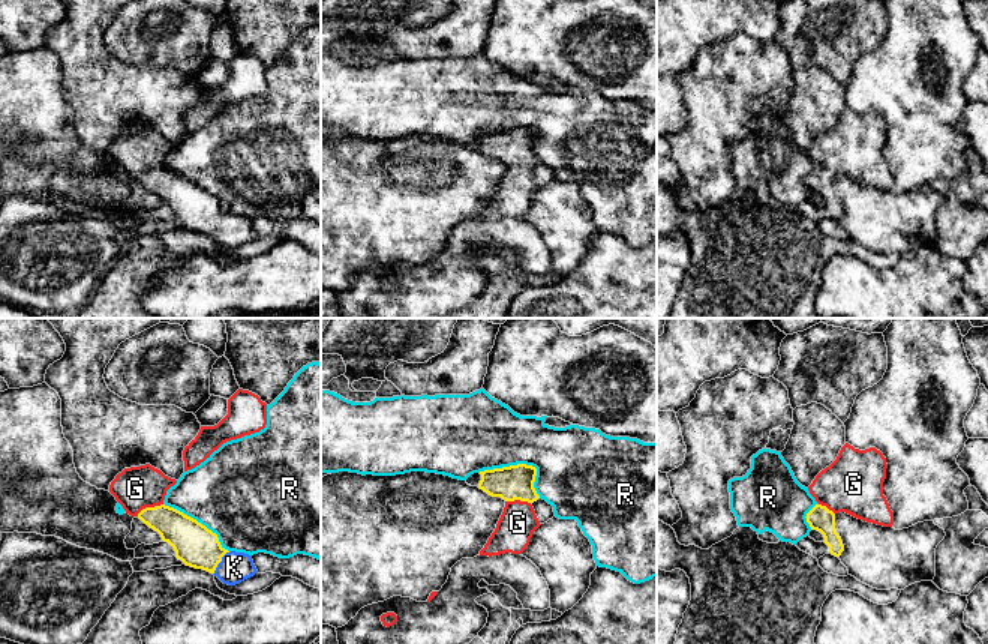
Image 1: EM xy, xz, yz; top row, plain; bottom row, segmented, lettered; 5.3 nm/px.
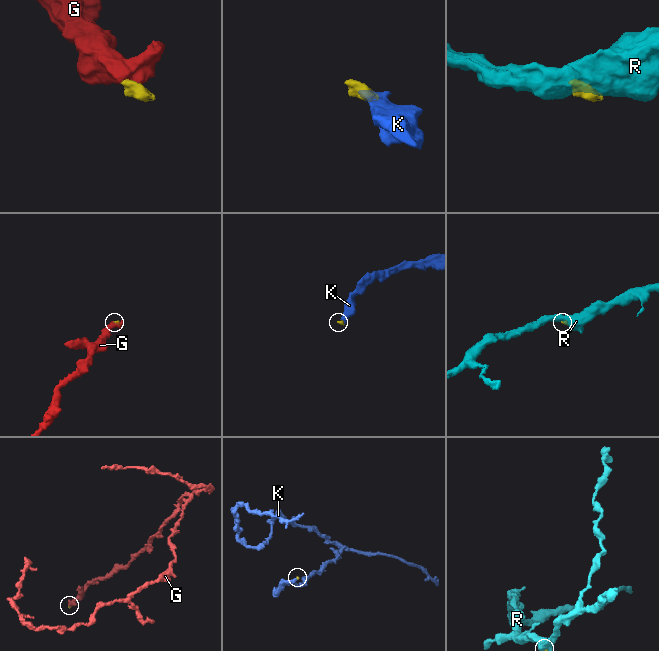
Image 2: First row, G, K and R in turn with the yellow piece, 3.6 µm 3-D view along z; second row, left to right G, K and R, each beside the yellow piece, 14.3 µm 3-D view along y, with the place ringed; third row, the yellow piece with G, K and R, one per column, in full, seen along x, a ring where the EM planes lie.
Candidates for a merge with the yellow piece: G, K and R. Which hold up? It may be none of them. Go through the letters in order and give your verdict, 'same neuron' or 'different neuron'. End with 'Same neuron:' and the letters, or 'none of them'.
G: same neuron
K: same neuron
R: different neuron
Same neuron: G, K

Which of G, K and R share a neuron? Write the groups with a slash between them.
G K / R

